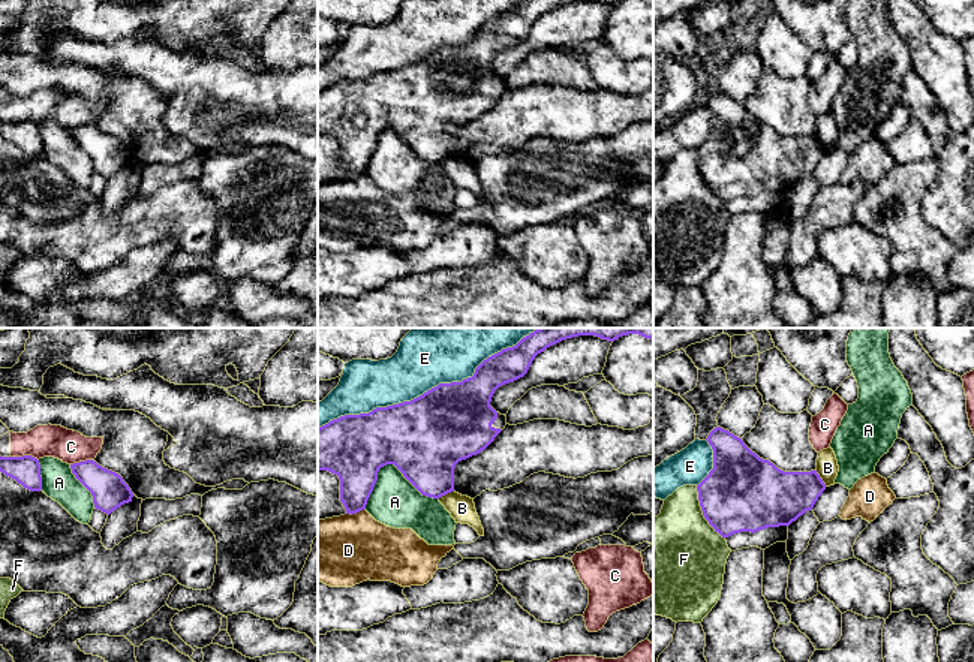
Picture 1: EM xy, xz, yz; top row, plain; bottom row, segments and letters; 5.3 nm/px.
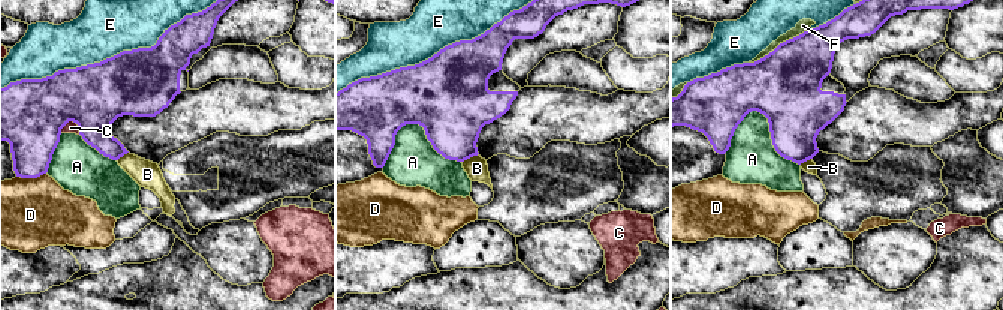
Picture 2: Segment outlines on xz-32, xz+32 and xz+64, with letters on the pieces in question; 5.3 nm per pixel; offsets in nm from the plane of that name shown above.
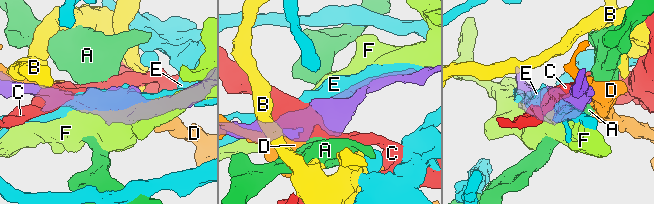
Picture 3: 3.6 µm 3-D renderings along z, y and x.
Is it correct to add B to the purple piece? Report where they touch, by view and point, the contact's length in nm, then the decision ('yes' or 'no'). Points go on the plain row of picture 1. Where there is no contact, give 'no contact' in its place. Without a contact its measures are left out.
contact yz (820, 143); length 110 nm; no

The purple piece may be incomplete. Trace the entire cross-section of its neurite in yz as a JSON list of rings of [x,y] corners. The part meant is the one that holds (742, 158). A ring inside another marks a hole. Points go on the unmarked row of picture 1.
[[[716,91],[706,105],[713,114],[713,133],[697,150],[698,165],[704,183],[722,202],[740,196],[755,198],[767,192],[790,190],[811,175],[826,154],[817,135],[784,136],[769,124],[760,123],[728,94]]]

